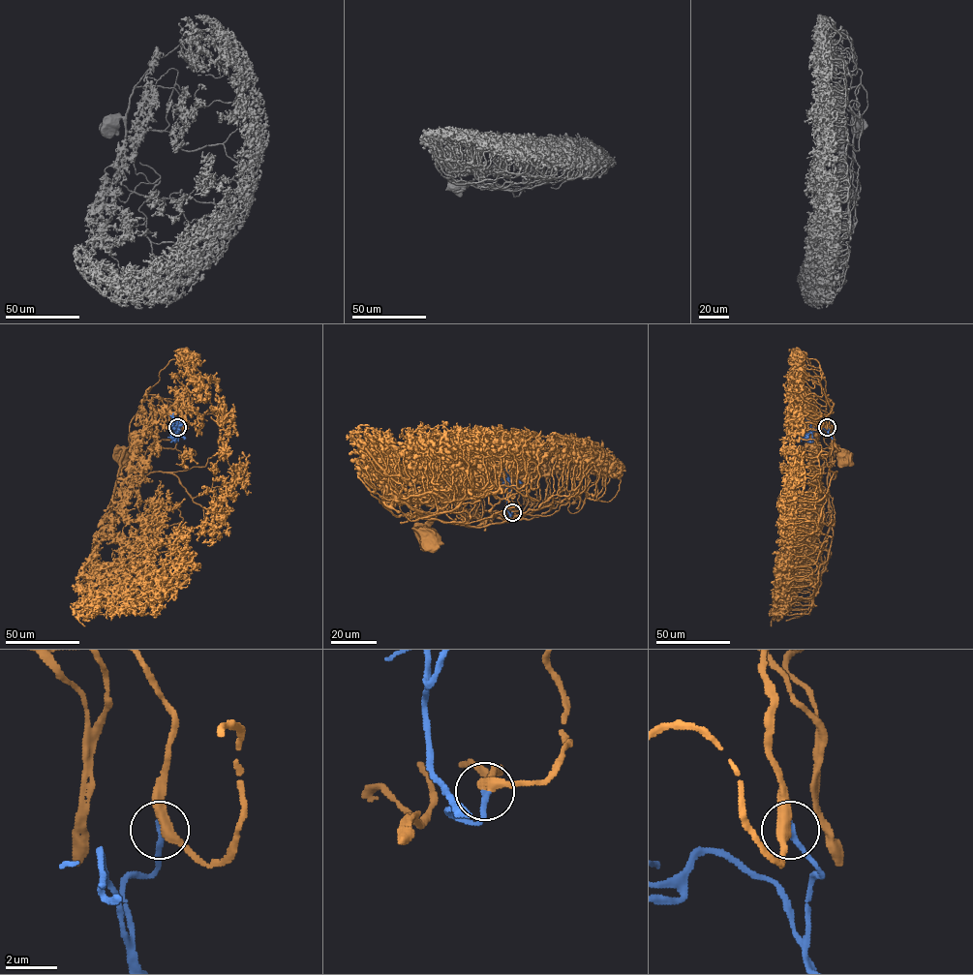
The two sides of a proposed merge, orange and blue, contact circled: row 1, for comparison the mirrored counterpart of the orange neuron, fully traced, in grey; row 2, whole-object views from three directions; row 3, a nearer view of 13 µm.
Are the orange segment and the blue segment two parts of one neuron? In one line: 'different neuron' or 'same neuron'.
same neuron

